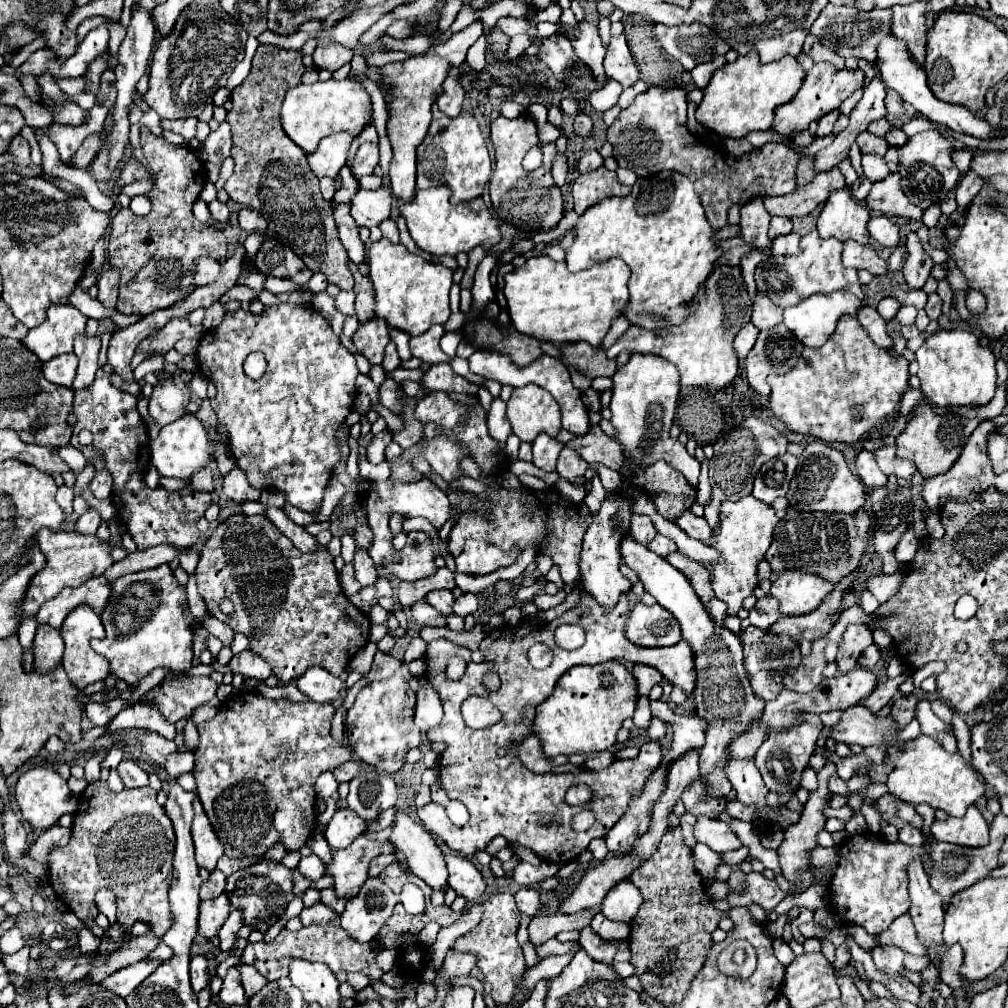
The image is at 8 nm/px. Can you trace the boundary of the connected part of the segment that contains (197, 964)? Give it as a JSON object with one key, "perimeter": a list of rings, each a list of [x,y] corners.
{"perimeter":[[[205,955],[191,957],[191,987],[195,993],[199,993],[207,985],[207,959]]]}

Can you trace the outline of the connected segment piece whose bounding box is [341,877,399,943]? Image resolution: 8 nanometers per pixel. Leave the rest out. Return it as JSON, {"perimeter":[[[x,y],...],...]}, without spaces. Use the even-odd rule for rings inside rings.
{"perimeter":[[[377,877],[367,879],[359,895],[353,897],[341,913],[341,927],[357,943],[369,943],[379,933],[381,925],[391,917],[397,901],[399,897],[393,895]]]}

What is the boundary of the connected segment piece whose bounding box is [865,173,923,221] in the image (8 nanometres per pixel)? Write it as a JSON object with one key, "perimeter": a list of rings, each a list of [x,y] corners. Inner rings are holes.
{"perimeter":[[[889,173],[885,179],[875,181],[865,203],[875,213],[879,211],[883,215],[895,215],[895,217],[919,221],[923,215],[923,209],[911,203],[911,199],[901,191],[899,179],[901,179],[899,173]]]}

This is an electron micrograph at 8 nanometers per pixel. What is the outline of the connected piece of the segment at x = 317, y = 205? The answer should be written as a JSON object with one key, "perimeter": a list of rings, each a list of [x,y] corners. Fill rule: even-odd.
{"perimeter":[[[259,45],[257,47],[249,77],[239,87],[235,87],[231,91],[233,109],[227,113],[227,121],[231,123],[231,135],[233,135],[231,157],[235,161],[235,171],[225,181],[225,191],[229,193],[229,197],[233,201],[259,211],[267,221],[267,233],[273,239],[281,241],[283,245],[291,247],[311,271],[321,271],[329,283],[335,283],[337,287],[349,291],[349,289],[353,289],[355,283],[353,283],[353,275],[349,271],[347,251],[337,235],[333,207],[319,193],[319,179],[317,179],[317,175],[313,175],[313,171],[307,163],[307,153],[285,135],[285,131],[279,123],[281,101],[283,101],[287,89],[299,85],[303,71],[305,71],[305,67],[301,63],[299,51],[281,49],[277,45]]]}

